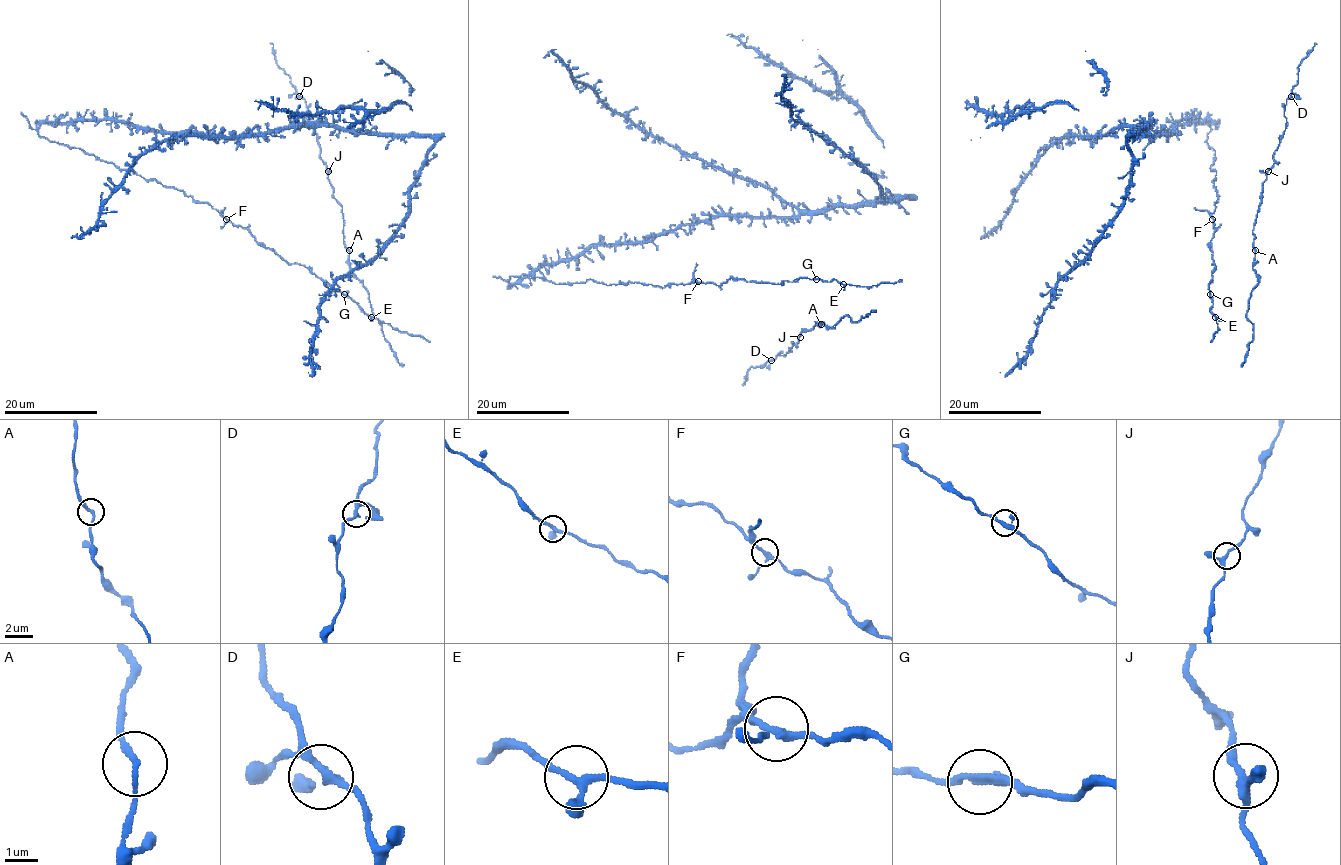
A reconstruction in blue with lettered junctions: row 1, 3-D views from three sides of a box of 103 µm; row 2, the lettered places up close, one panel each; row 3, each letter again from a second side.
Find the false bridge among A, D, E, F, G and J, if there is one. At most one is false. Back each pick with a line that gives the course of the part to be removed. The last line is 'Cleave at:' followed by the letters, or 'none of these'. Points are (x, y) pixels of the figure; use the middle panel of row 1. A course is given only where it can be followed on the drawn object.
Cleave at: none of these

